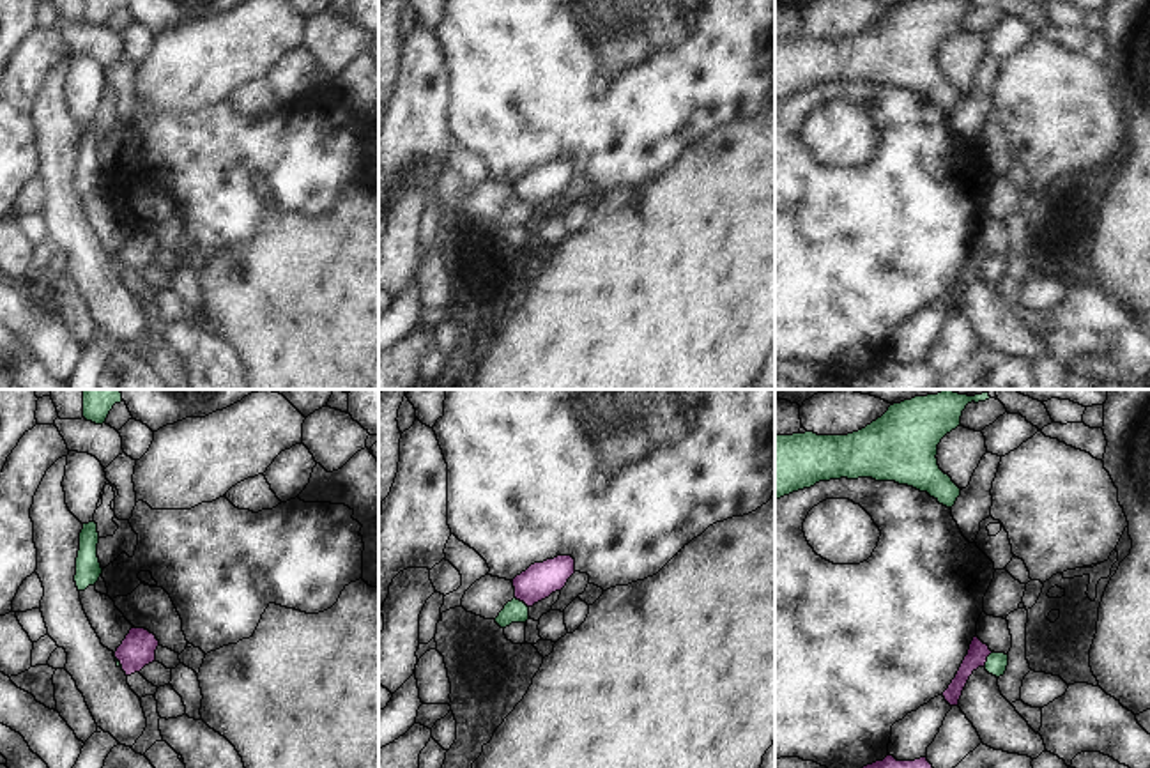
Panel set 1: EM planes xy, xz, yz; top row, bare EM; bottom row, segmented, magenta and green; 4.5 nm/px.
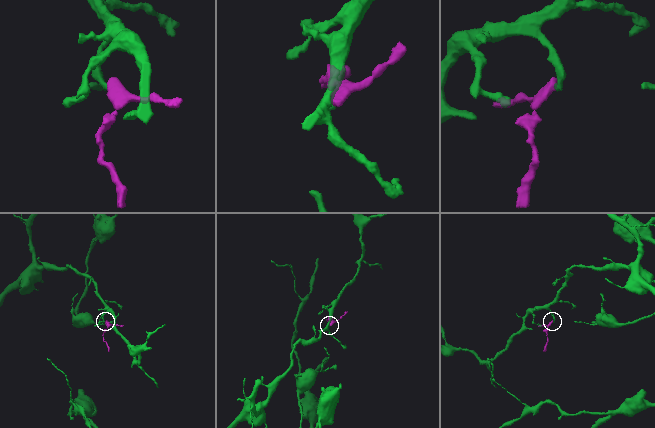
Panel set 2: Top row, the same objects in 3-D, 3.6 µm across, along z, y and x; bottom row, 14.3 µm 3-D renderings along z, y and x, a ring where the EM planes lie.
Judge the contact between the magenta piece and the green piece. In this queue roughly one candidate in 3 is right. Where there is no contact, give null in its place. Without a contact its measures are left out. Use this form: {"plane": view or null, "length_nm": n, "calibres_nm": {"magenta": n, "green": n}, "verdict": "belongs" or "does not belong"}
{"plane": "yz", "length_nm": 90, "calibres_nm": {"magenta": 100, "green": 100}, "verdict": "does not belong"}

